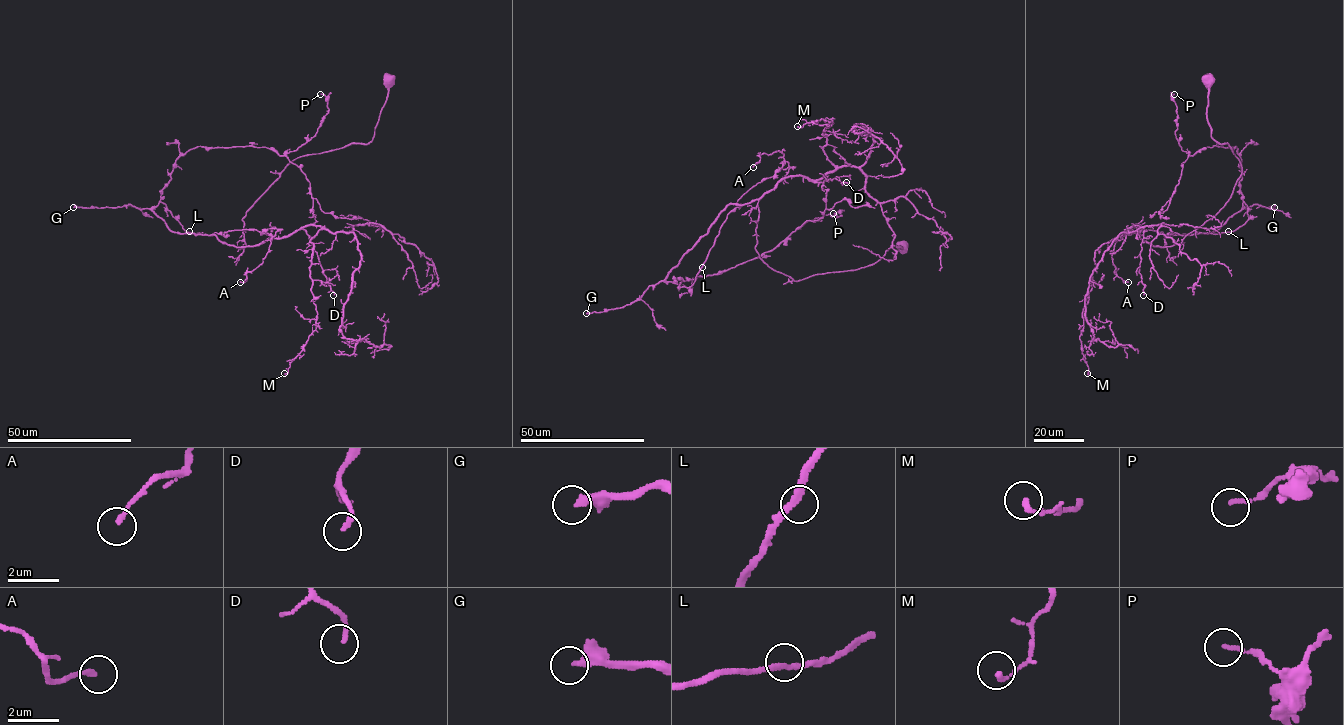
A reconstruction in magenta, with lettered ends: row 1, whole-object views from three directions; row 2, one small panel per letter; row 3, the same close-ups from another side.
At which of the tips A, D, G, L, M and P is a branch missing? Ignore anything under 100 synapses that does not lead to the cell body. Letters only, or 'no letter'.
G

